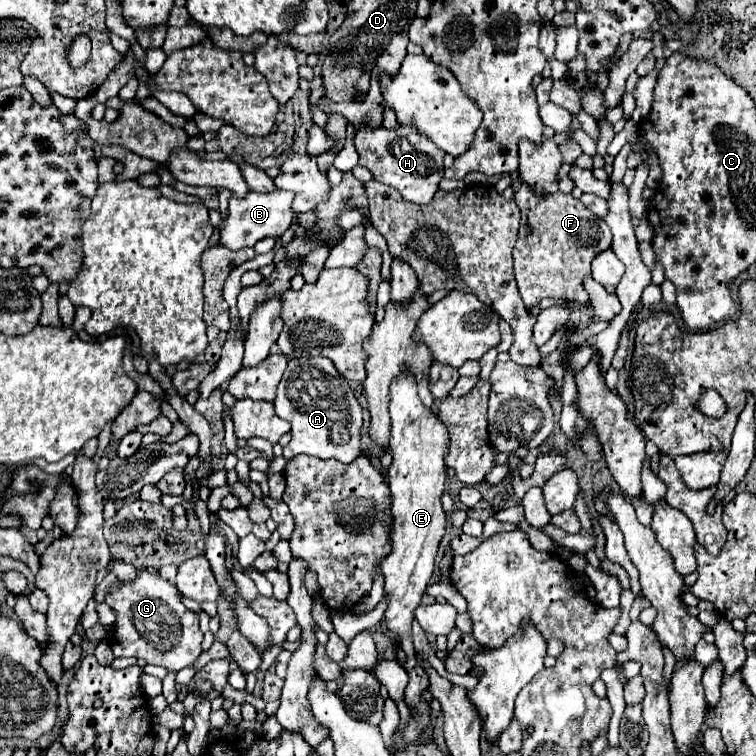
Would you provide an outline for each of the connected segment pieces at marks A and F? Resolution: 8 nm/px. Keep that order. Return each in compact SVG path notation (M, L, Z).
M325 357L293 359L277 387L275 411L281 419L291 423L291 441L283 447L283 457L293 459L295 455L313 455L319 459L341 459L351 463L359 455L367 455L361 445L363 409L357 399L345 399L347 381L337 373L333 363Z
M521 183L515 191L515 201L521 209L521 227L513 259L525 309L539 305L545 297L587 303L589 295L583 289L583 279L591 275L591 259L611 247L611 229L607 223L591 213L579 199L561 191L539 195L527 183Z

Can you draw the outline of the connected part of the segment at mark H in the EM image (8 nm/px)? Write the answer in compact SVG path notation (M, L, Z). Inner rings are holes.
M361 125L355 135L355 147L359 153L359 165L367 167L373 173L373 179L385 185L395 187L403 199L417 203L417 205L427 205L435 191L439 189L439 181L443 179L443 157L445 151L435 147L425 135L419 135L415 127L369 127Z

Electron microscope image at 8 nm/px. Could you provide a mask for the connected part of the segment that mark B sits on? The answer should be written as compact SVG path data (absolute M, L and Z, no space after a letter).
M279 189L273 193L251 191L245 199L231 197L229 199L229 217L219 225L221 247L237 251L243 247L253 247L263 237L281 237L289 229L289 225L295 217L295 213L291 209L291 201L293 201L291 191L279 191Z

